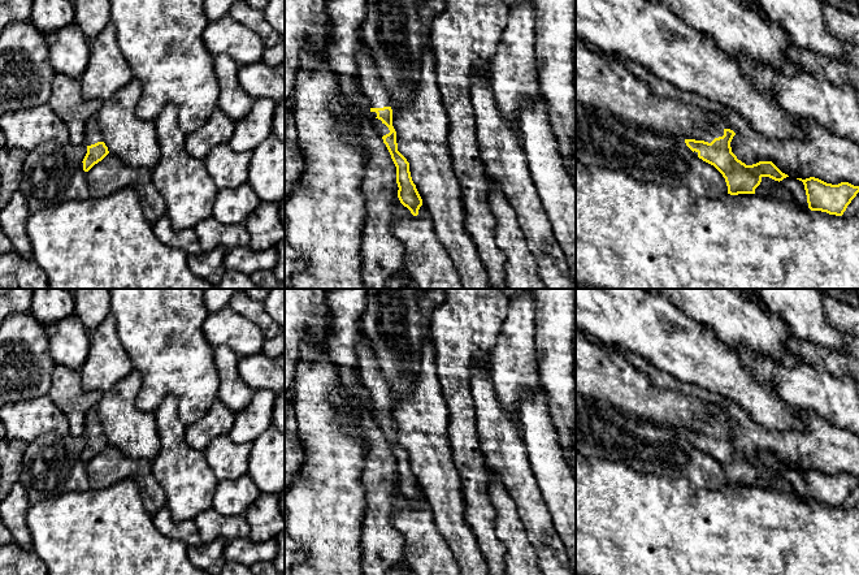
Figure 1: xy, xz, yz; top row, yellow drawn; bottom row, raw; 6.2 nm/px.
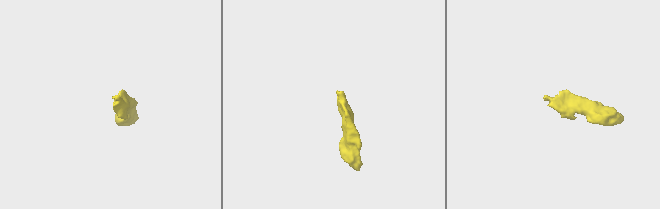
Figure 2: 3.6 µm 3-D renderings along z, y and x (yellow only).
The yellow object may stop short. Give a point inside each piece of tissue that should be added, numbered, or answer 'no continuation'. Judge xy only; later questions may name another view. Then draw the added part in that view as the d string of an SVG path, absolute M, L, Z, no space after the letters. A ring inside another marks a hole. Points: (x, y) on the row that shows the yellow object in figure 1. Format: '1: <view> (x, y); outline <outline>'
1: xy (92, 135); outline M95 116L90 117L84 126L84 146L91 146L97 142L103 142Z

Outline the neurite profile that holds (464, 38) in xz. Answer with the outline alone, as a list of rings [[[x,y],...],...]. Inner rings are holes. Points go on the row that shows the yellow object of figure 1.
[[[446,0],[444,10],[433,20],[430,34],[435,77],[448,117],[450,154],[464,203],[464,225],[494,289],[508,289],[503,272],[508,258],[495,242],[496,219],[489,204],[489,178],[480,154],[470,88],[477,72],[490,75],[490,62],[496,53],[508,18],[509,8],[503,0]]]

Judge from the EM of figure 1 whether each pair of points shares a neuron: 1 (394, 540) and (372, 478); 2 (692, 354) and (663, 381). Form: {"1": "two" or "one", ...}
{"1": "one", "2": "two"}

